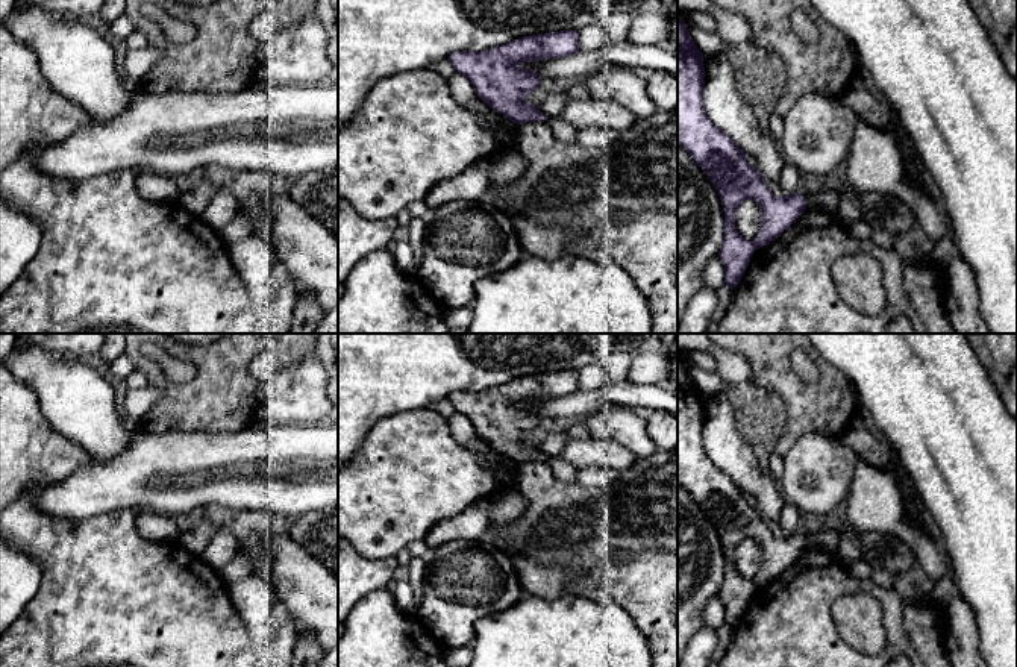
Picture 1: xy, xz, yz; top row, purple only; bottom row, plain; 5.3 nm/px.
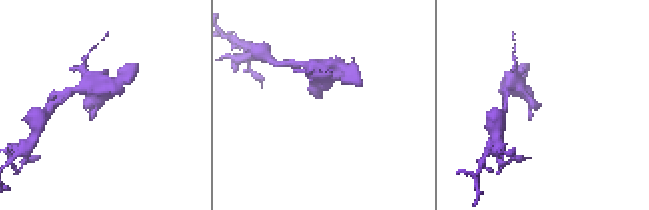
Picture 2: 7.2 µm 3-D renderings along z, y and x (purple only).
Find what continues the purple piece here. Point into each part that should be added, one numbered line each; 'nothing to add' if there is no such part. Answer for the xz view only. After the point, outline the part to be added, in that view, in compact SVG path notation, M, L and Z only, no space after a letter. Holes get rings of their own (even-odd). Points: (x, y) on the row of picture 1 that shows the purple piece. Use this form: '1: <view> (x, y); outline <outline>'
nothing to add

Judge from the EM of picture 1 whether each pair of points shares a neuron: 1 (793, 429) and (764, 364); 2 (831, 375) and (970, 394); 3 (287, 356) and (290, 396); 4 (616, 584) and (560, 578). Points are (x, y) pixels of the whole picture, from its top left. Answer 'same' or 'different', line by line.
1: same
2: different
3: different
4: different

